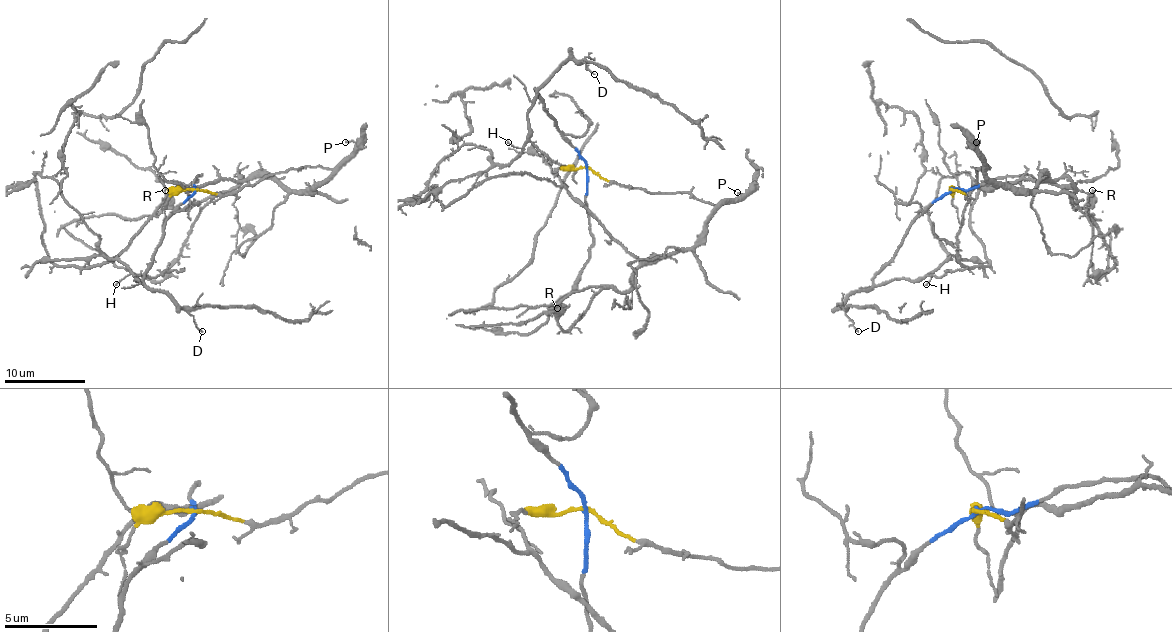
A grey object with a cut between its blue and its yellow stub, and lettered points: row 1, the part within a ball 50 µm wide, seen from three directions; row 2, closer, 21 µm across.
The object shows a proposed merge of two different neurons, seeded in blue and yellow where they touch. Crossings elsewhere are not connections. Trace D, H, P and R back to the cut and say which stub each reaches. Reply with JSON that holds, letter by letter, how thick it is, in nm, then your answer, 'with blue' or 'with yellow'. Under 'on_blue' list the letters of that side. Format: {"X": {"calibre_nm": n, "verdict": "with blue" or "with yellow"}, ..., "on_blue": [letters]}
{"D": {"calibre_nm": 110, "verdict": "with blue"}, "H": {"calibre_nm": 120, "verdict": "with blue"}, "P": {"calibre_nm": 100, "verdict": "with yellow"}, "R": {"calibre_nm": 110, "verdict": "with yellow"}, "on_blue": ["D", "H"]}

